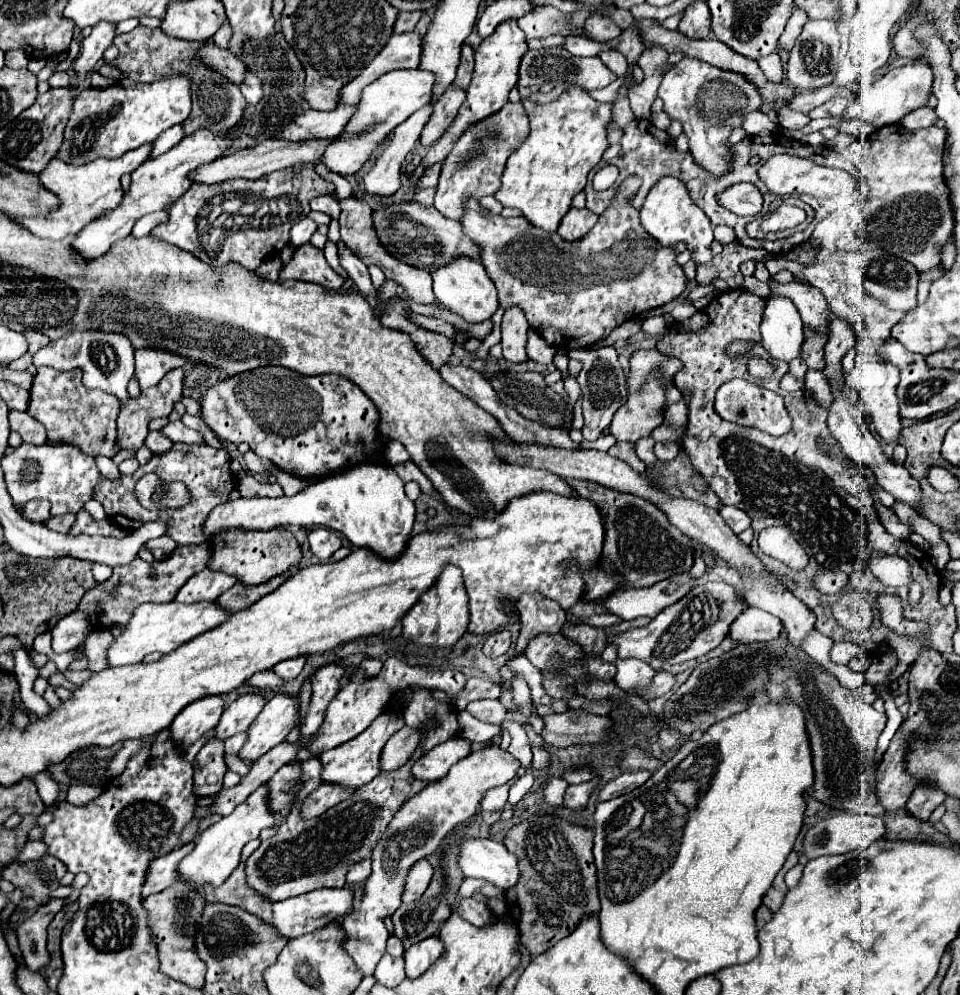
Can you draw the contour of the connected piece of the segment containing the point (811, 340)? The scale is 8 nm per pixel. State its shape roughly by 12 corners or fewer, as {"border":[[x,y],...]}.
{"border":[[805,326],[801,358],[811,370],[823,370],[827,334]]}

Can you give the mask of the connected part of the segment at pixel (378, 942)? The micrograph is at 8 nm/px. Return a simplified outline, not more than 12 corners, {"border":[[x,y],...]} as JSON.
{"border":[[499,746],[471,752],[393,816],[361,904],[341,922],[365,976],[411,866],[513,780]]}

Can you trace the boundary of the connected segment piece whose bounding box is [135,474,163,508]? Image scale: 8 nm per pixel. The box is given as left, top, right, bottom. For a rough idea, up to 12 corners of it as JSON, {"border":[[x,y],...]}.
{"border":[[145,474],[137,486],[135,496],[147,508],[153,502],[161,478],[157,474]]}

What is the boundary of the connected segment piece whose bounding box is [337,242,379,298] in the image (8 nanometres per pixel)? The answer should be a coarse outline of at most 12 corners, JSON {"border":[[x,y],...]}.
{"border":[[343,244],[341,266],[357,290],[369,298],[379,298],[371,284],[367,266]]}

